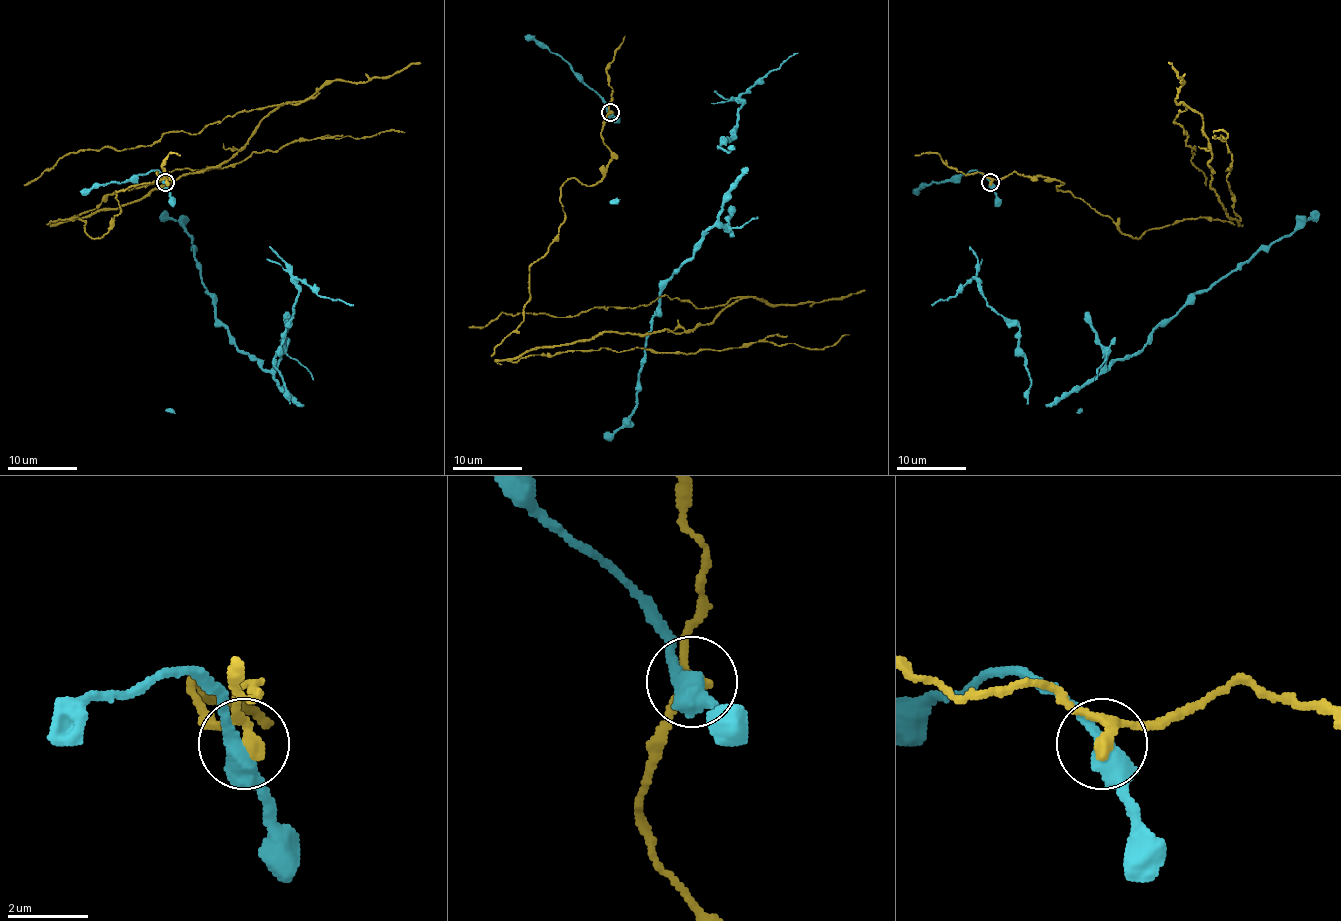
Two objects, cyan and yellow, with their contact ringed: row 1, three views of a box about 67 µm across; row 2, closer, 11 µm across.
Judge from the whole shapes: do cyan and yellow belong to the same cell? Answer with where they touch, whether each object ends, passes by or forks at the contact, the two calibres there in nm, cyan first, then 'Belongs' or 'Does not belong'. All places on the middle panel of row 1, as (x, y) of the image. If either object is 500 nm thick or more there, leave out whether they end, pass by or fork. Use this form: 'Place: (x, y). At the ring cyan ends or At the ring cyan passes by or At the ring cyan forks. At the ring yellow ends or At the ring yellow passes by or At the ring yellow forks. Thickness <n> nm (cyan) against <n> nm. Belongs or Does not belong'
Place: (610, 112). At the ring cyan passes by. At the ring yellow passes by. Thickness 440 nm (cyan) against 280 nm. Does not belong

